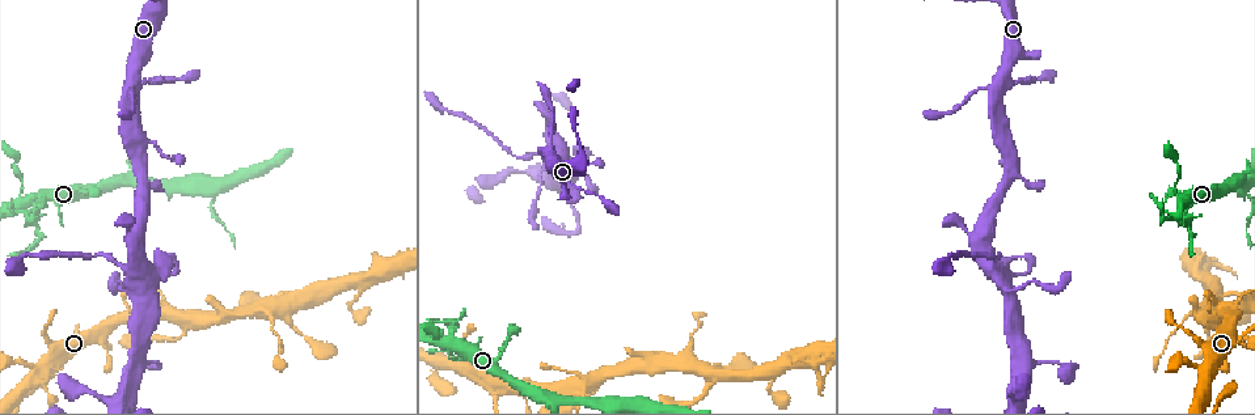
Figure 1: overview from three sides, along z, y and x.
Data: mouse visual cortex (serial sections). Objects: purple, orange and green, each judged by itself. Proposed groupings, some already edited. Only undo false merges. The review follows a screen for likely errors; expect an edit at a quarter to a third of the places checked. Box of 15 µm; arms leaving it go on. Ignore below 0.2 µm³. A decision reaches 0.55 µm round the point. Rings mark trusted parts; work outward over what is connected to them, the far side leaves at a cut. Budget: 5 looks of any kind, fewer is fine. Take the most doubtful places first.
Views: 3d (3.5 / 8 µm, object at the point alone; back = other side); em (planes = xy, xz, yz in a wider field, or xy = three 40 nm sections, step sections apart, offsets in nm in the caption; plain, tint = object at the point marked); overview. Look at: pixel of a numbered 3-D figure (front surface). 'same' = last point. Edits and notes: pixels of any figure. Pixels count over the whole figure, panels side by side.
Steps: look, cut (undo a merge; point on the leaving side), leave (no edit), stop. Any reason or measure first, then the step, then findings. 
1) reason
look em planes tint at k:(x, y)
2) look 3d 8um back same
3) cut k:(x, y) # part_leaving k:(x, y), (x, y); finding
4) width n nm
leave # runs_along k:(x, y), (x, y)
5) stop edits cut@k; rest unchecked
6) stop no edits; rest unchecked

look 3d 3.5um back at 1:(996, 260)

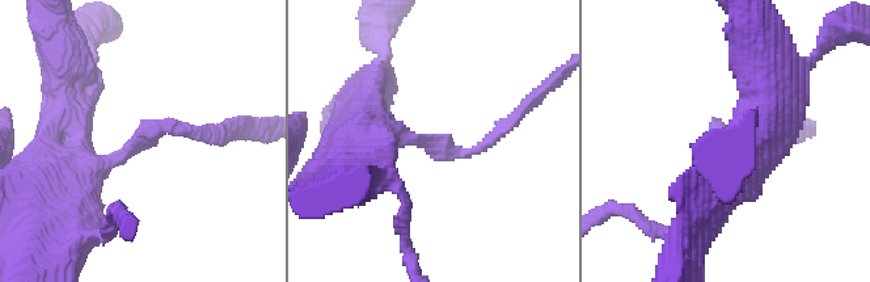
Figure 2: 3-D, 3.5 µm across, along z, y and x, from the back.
arm_widths 150, 500 nm
leave # continuous, no second cell

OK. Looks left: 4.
three arms meet
look 3d 3.5um at 1:(1023, 364)

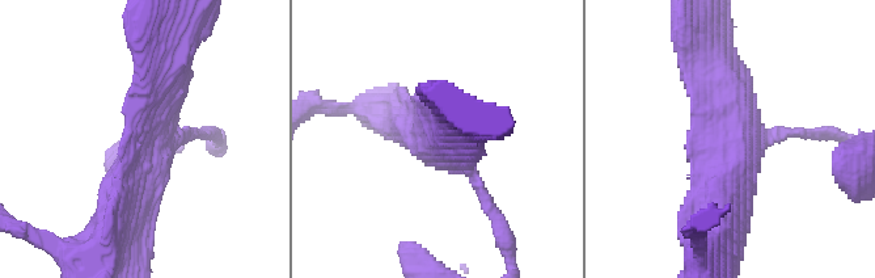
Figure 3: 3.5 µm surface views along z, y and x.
leave # runs_along 3:(168, 54), (131, 186), (115, 206); all the same cell

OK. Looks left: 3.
stop no edits; rest unchecked

